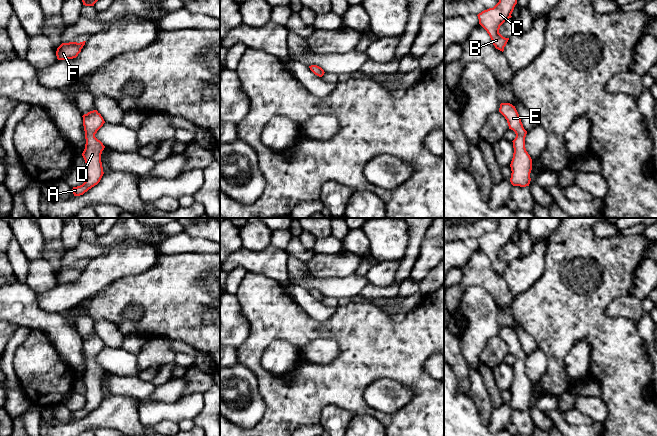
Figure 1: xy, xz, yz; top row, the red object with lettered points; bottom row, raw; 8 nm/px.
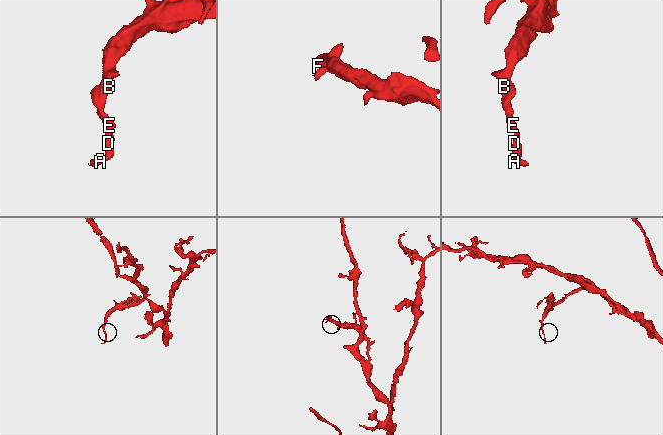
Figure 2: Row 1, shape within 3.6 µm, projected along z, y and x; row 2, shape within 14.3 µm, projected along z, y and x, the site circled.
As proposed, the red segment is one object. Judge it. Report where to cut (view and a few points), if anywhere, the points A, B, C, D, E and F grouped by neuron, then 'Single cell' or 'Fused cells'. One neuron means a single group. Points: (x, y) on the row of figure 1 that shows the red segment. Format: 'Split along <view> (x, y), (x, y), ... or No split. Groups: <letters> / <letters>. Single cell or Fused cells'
No split. Groups: A B C D E F. Single cell

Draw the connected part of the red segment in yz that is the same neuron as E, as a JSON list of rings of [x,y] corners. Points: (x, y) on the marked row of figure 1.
[[[501,103],[499,112],[507,120],[509,129],[513,130],[516,134],[515,139],[512,141],[514,153],[510,164],[512,171],[510,182],[513,186],[529,186],[531,181],[532,159],[525,148],[527,131],[523,127],[515,106],[510,103]]]

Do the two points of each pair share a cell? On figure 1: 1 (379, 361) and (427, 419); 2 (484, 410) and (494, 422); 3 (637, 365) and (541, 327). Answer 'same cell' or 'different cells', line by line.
1: same cell
2: different cells
3: same cell

